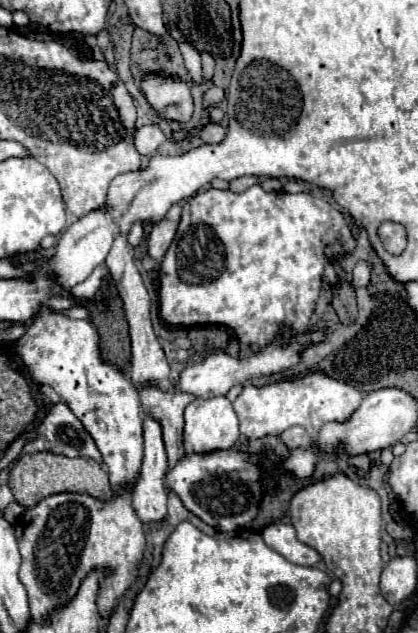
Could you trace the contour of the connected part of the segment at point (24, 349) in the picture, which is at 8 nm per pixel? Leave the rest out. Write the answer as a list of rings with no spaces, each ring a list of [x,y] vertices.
[[[45,308],[37,312],[33,324],[29,330],[17,340],[17,352],[29,370],[29,376],[37,384],[47,384],[51,386],[73,410],[73,414],[83,422],[87,432],[93,436],[101,456],[103,464],[107,466],[109,482],[115,492],[123,490],[125,486],[133,486],[137,482],[139,470],[141,470],[141,458],[143,458],[143,430],[141,430],[141,402],[139,402],[139,392],[127,376],[123,376],[113,364],[105,364],[101,360],[99,352],[99,334],[95,326],[89,320],[73,320],[63,314],[57,314],[51,308]]]

